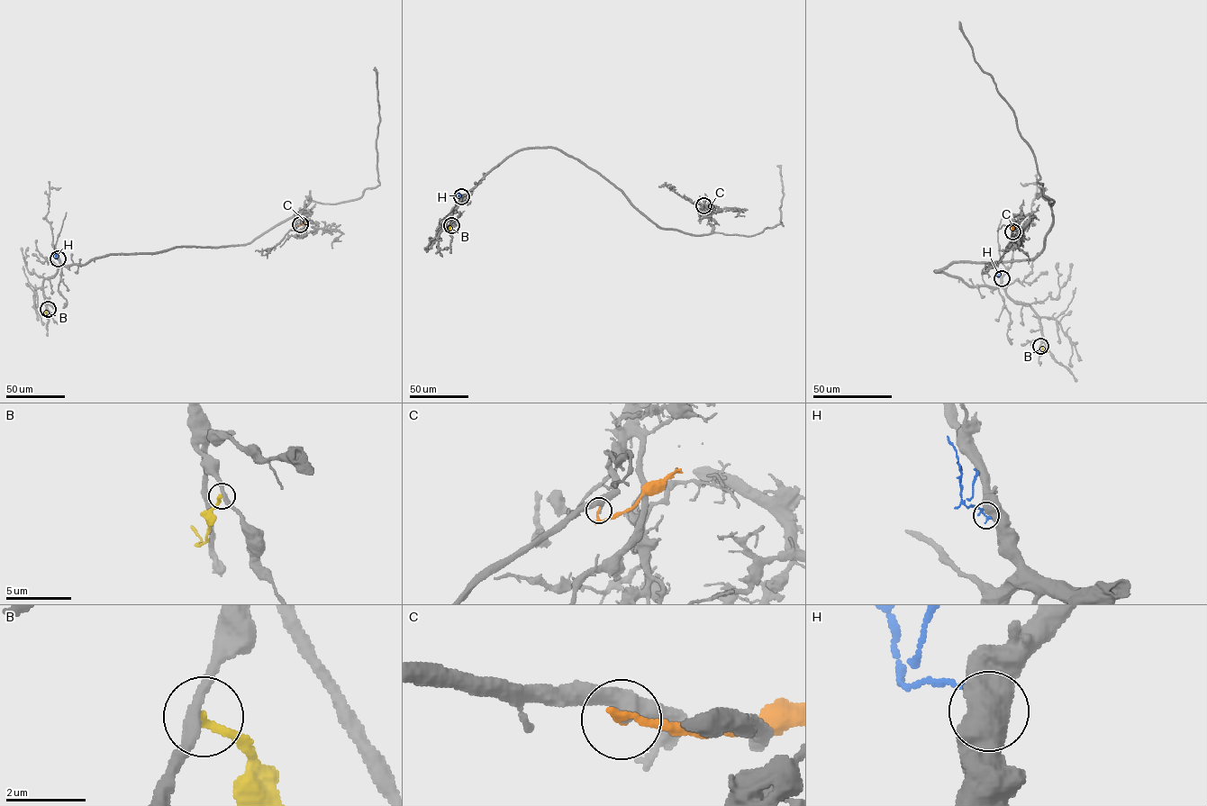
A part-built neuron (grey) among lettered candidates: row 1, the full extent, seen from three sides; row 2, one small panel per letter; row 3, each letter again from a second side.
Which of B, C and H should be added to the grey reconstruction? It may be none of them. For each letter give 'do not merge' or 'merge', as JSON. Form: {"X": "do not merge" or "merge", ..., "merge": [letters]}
{"B": "do not merge", "C": "do not merge", "H": "do not merge", "merge": []}

